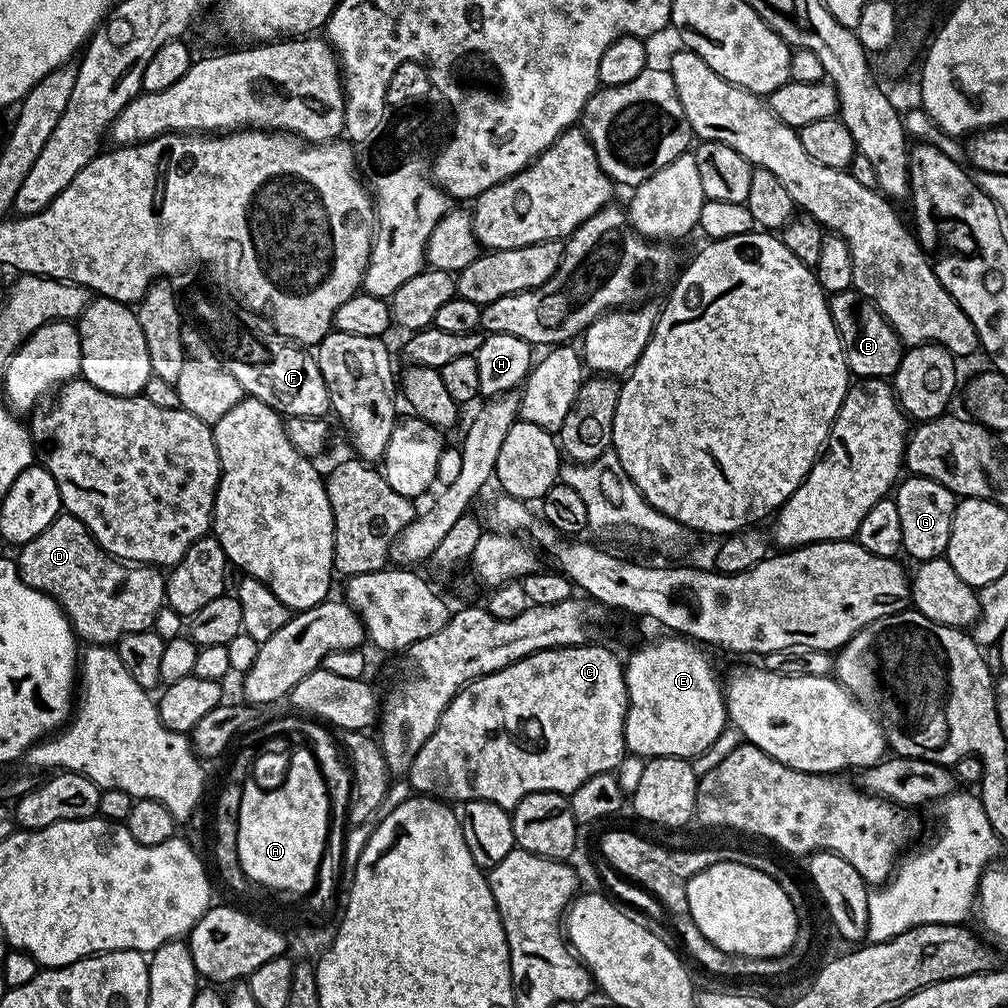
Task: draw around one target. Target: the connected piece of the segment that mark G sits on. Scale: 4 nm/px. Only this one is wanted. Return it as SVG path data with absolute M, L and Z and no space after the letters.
M908 474L895 485L894 499L902 521L903 551L909 552L916 562L943 557L950 542L950 526L958 503L956 495L930 478Z

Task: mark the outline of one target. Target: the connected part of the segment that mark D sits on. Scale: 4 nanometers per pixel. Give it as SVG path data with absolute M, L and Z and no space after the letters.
M69 512L59 516L33 540L27 540L19 549L18 567L21 578L29 586L44 592L59 604L72 623L72 631L85 645L112 646L126 634L149 631L158 618L158 610L166 600L166 576L161 569L151 564L129 564L111 556L88 533L88 527Z

